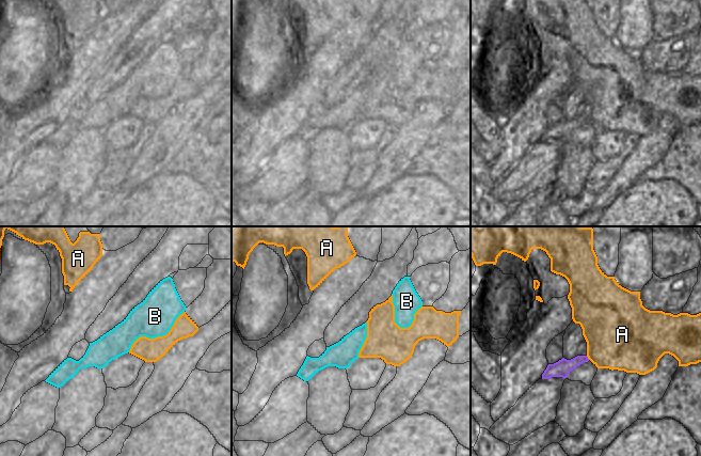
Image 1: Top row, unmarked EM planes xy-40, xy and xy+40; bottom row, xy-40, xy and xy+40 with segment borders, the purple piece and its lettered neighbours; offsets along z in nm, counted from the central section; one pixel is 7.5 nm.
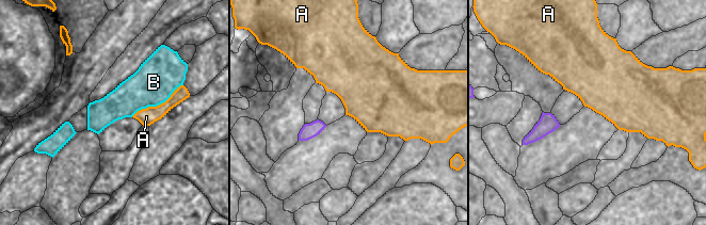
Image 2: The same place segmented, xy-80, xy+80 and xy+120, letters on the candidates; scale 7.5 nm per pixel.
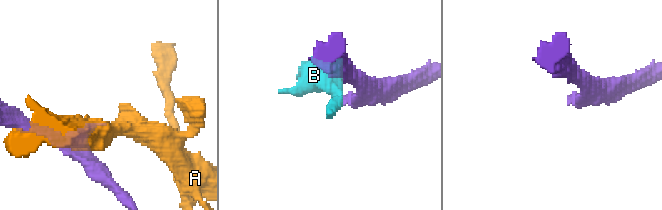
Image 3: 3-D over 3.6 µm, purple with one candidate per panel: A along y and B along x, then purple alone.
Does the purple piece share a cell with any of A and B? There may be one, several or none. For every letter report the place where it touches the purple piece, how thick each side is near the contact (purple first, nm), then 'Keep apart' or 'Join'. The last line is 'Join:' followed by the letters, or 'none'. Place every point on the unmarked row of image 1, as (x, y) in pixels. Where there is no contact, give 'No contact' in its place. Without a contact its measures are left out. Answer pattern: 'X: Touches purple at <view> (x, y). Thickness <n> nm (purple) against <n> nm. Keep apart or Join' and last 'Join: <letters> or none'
A: Touches purple at xy+40 (587, 119). Thickness 130 nm (purple) against 440 nm. Keep apart
B: No contact. Join
Join: B.

